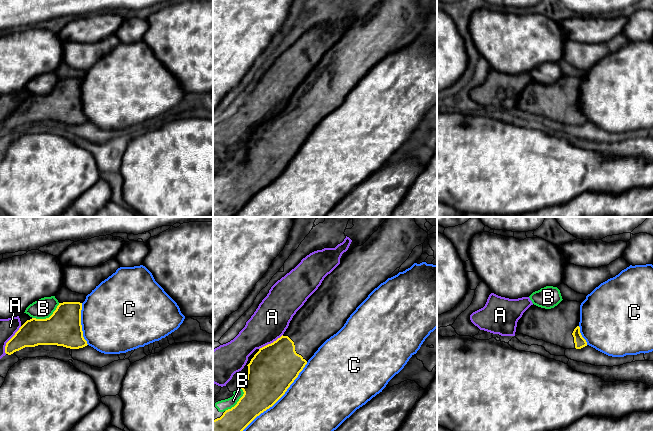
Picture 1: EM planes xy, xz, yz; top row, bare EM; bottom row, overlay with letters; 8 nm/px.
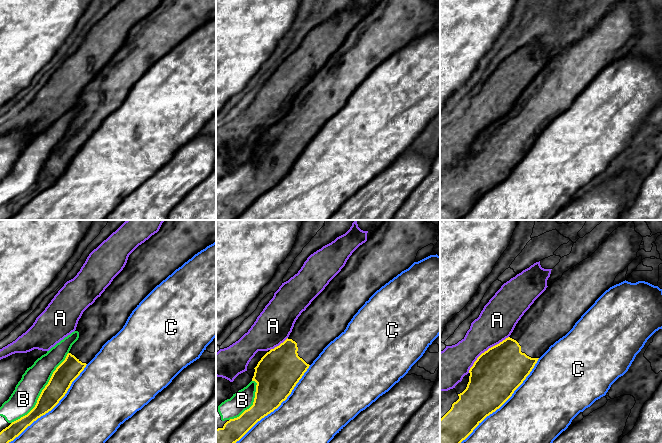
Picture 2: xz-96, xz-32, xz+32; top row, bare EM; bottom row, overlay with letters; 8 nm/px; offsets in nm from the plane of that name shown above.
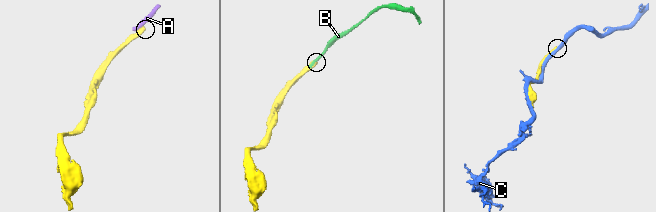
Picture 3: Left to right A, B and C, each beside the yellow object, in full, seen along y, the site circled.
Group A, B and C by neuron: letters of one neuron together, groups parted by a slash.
A / B / C

